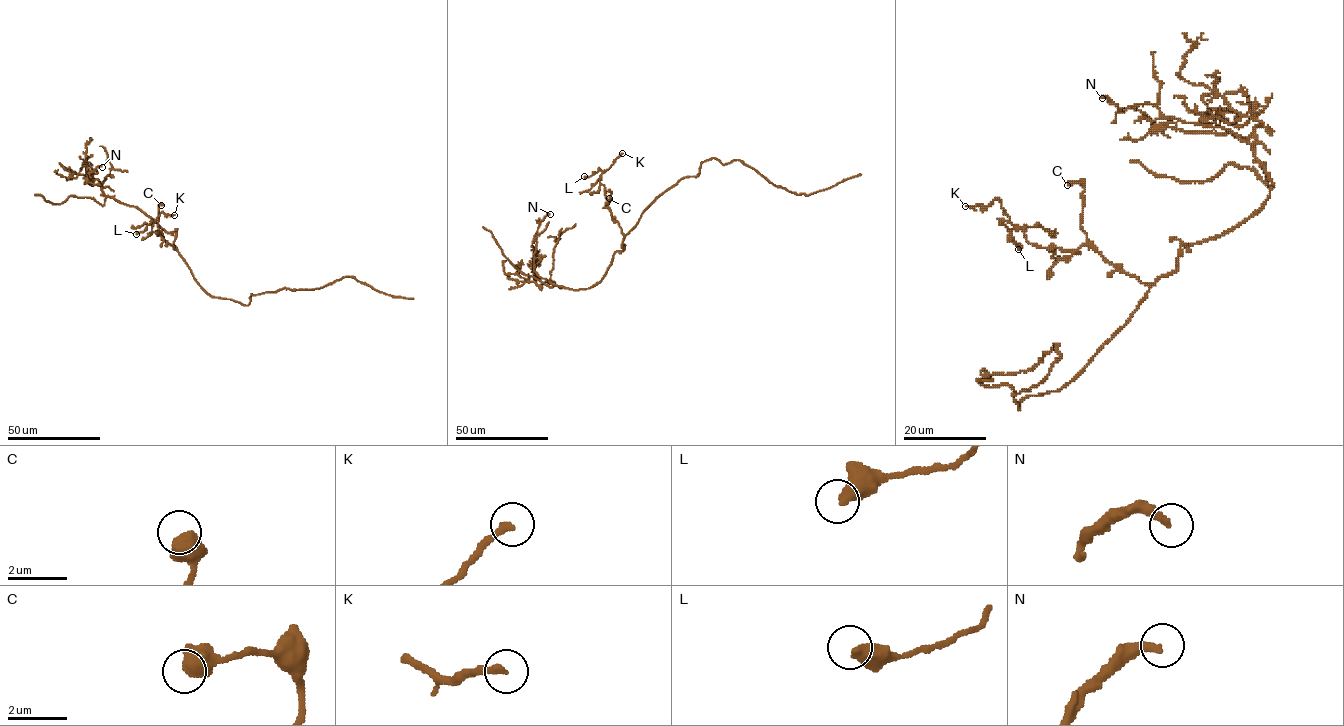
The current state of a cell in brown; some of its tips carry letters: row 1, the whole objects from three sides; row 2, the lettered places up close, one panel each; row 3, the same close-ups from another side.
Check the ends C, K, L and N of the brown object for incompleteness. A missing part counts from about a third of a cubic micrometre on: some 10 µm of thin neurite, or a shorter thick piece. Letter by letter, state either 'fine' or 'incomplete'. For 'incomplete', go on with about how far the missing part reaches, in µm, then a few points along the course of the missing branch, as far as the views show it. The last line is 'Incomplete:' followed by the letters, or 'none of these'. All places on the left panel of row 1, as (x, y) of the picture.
C: fine
K: fine
L: fine
N: fine
Incomplete: none of these

